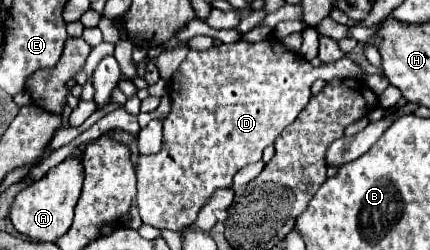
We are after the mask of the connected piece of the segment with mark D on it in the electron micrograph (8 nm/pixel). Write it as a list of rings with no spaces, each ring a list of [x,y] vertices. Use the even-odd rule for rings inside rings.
[[[268,39],[260,43],[238,41],[232,45],[210,47],[206,51],[188,51],[170,79],[168,95],[172,99],[172,111],[164,121],[164,147],[156,155],[140,155],[136,165],[140,217],[146,225],[156,229],[182,231],[192,225],[198,211],[210,199],[216,189],[232,187],[232,177],[248,163],[256,163],[262,151],[276,141],[276,137],[298,117],[310,99],[310,87],[316,79],[330,81],[334,77],[358,77],[362,69],[348,57],[312,67],[298,53],[288,51],[280,41]]]

